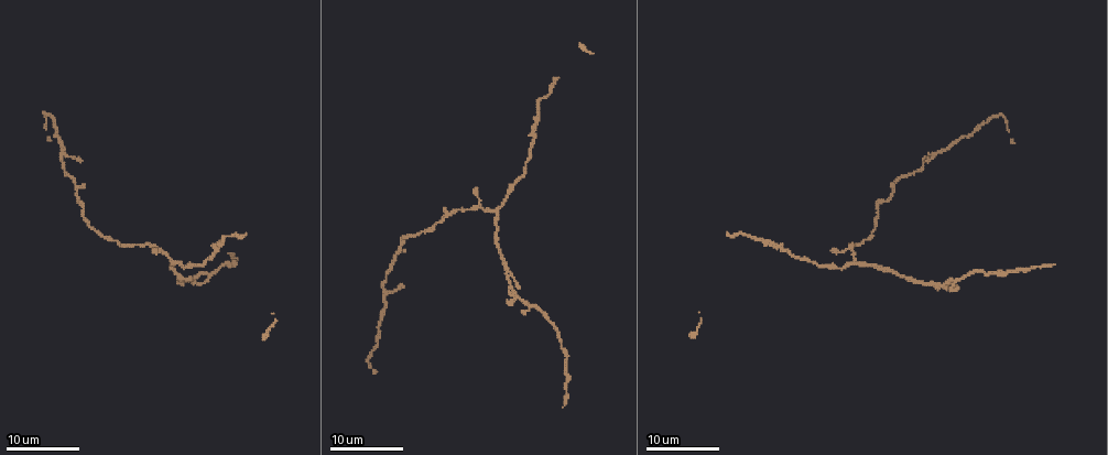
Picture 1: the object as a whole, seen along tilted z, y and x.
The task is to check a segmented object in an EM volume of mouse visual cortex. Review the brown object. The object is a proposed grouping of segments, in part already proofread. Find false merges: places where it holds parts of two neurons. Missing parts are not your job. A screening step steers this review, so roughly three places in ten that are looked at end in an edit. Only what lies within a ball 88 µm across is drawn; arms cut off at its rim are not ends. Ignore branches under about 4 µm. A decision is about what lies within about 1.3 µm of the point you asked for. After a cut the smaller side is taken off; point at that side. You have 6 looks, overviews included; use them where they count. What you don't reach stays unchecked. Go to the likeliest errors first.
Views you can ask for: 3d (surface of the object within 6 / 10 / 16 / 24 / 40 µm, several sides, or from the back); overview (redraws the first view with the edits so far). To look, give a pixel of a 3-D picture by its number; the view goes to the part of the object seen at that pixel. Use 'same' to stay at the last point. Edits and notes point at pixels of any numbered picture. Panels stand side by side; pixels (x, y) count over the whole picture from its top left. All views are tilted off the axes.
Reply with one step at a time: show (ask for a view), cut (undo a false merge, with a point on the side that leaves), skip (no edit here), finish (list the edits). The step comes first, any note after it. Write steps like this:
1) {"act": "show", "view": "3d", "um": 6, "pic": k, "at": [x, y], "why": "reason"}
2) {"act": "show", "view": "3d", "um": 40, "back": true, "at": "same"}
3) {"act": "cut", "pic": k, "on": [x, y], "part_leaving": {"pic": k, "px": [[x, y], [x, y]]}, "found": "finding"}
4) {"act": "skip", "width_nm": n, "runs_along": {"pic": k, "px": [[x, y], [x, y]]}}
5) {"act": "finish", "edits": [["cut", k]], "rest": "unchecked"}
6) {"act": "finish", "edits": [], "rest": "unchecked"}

{"act": "show", "view": "3d", "um": 16, "pic": 1, "at": [176, 262], "why": "branch point"}

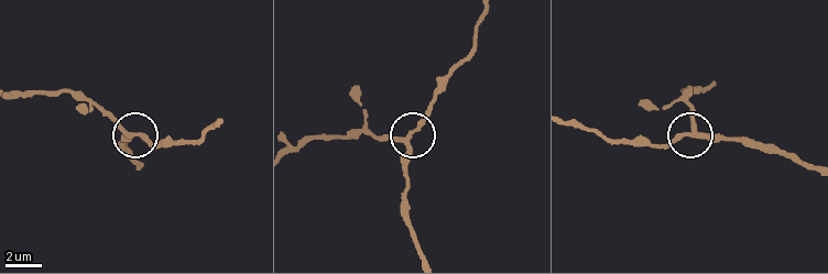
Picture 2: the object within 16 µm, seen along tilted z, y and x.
{"act": "show", "view": "3d", "um": 10, "pic": 2, "at": [406, 138]}

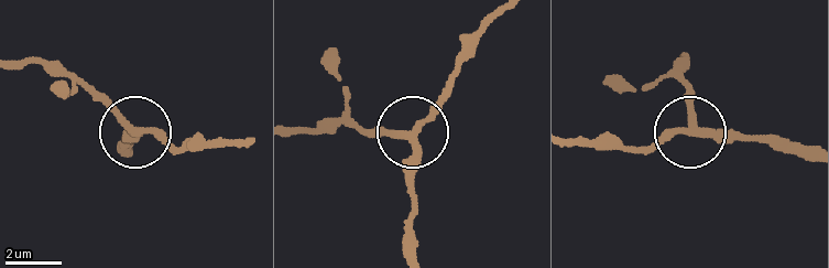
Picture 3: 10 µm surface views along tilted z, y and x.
{"act": "skip", "width_nm": 240, "runs_along": {"pic": 3, "px": [[680, 74], [693, 131], [760, 134]]}, "found": "continuous, no second neuron"}

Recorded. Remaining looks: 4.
{"act": "show", "view": "3d", "um": 24, "pic": 1, "at": [381, 288], "why": "three-way junction"}

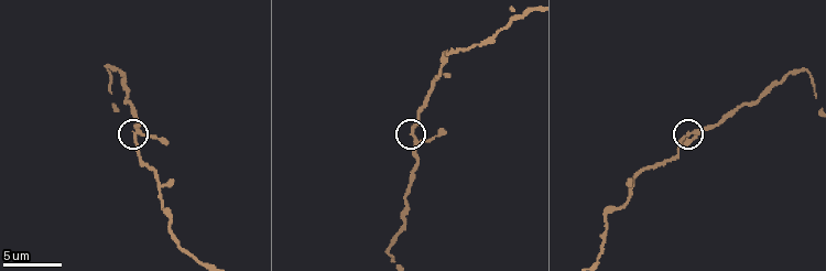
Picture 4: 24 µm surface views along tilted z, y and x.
{"act": "show", "view": "3d", "um": 6, "pic": 4, "at": [135, 135]}

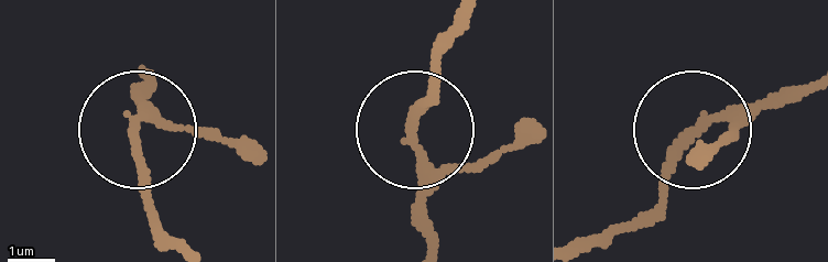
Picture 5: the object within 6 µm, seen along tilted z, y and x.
{"act": "show", "view": "3d", "um": 6, "back": true, "pic": 5, "at": [699, 129]}

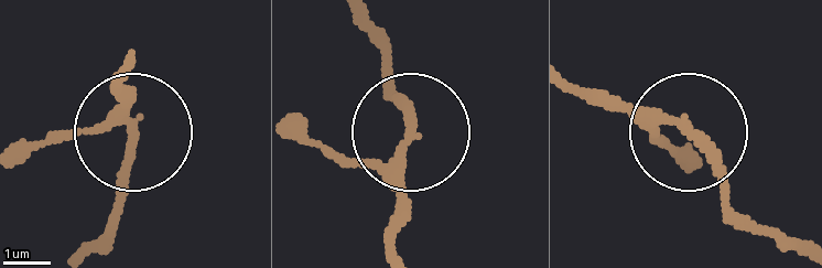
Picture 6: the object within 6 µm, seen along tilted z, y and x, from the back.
{"act": "skip", "runs_along": {"pic": 6, "px": [[802, 252], [733, 206], [687, 136], [583, 99]]}, "found": "one neuron here"}

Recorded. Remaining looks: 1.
{"act": "finish", "edits": [], "rest": "unchecked"}

